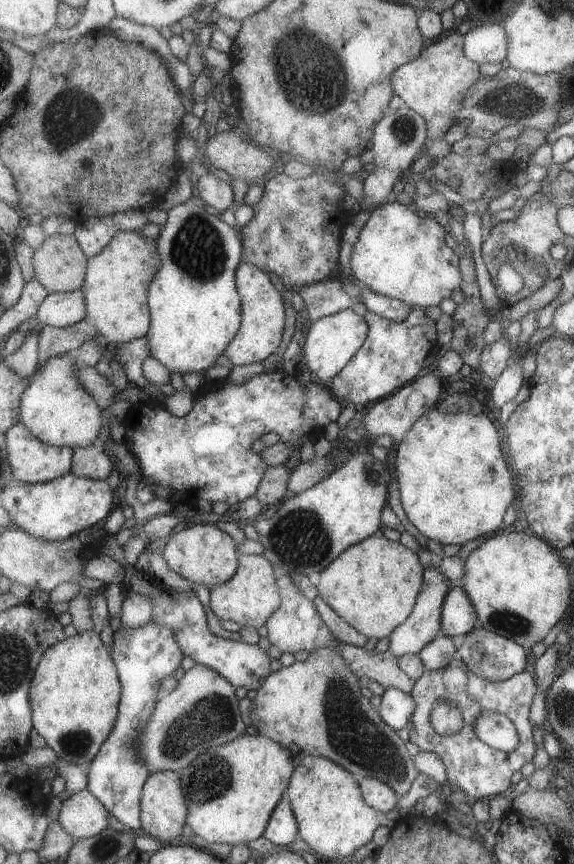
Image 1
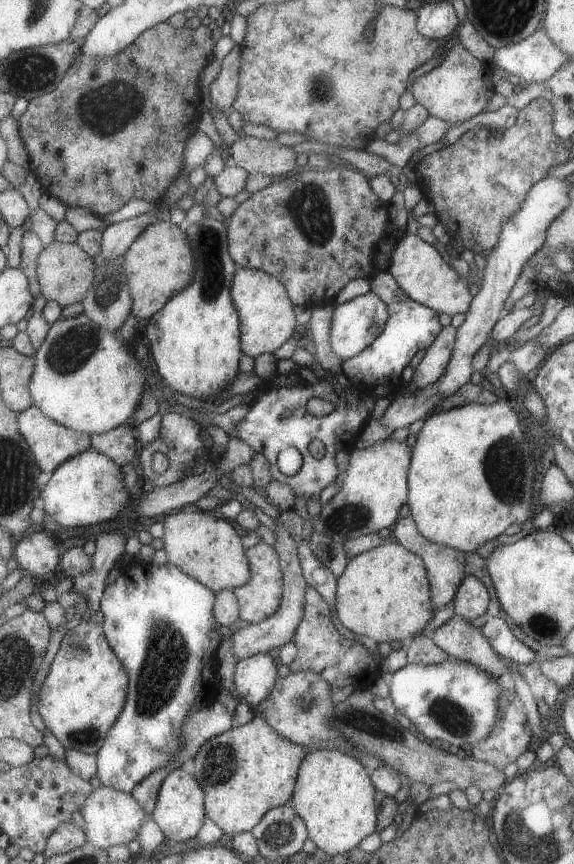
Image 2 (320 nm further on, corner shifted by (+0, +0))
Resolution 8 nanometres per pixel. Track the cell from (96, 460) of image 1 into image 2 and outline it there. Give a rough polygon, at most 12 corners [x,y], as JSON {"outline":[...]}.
{"outline":[[135,427],[90,436],[91,449],[119,467],[137,453]]}

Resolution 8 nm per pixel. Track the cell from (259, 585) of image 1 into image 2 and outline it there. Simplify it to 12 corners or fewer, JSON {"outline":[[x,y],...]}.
{"outline":[[273,547],[245,549],[249,581],[232,589],[237,618],[262,622],[277,611],[282,573]]}

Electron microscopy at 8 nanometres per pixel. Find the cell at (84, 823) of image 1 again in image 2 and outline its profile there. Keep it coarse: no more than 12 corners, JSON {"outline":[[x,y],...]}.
{"outline":[[95,788],[79,810],[98,848],[127,845],[147,814],[129,792]]}

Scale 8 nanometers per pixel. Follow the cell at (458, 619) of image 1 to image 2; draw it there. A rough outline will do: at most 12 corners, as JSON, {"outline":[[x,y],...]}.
{"outline":[[465,576],[453,598],[454,615],[479,623],[489,594]]}

